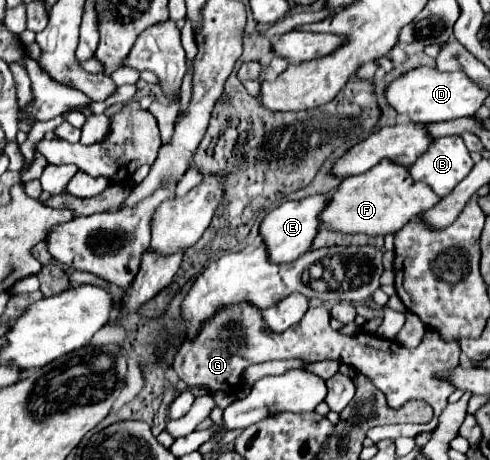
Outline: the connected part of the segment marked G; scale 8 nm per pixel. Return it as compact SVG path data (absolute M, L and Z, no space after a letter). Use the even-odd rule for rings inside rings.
M228 307L228 311L220 311L212 323L204 325L204 331L196 337L196 343L184 343L174 357L172 367L178 377L188 387L202 387L208 393L216 391L236 391L246 367L254 363L264 363L272 359L306 359L310 363L322 359L338 359L346 365L352 365L360 373L364 373L372 383L386 395L388 405L392 409L400 409L410 399L422 399L434 409L432 423L426 425L390 425L390 427L372 427L368 431L370 439L398 439L398 437L416 437L422 431L434 431L438 427L438 417L442 409L448 405L450 393L456 387L442 379L440 371L452 371L458 365L460 347L458 343L444 343L436 331L426 331L422 343L414 349L398 347L396 341L382 339L374 333L358 333L348 337L340 335L330 327L330 313L324 307L308 309L296 327L276 335L264 327L260 319L260 309L256 307ZM264 329L264 341L262 341Z

